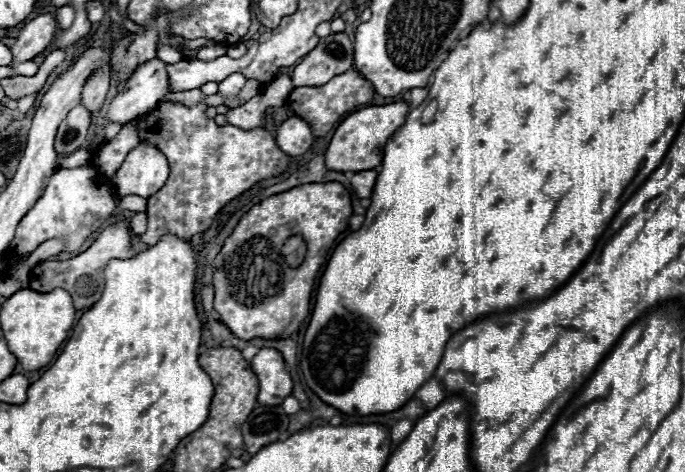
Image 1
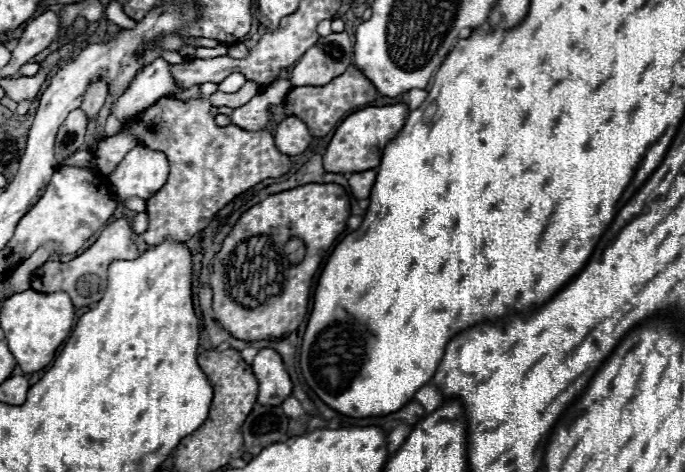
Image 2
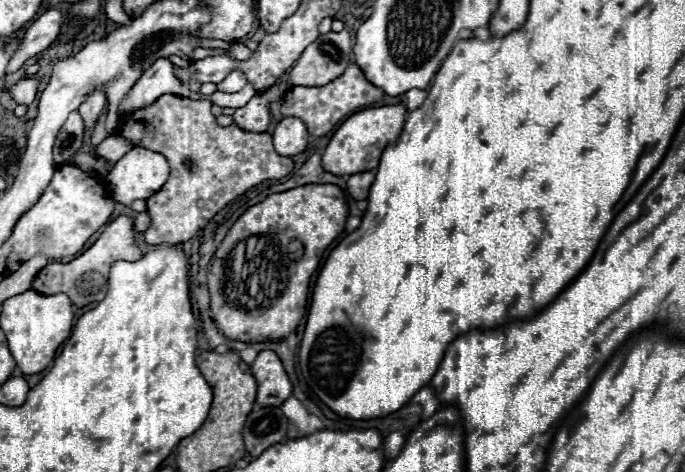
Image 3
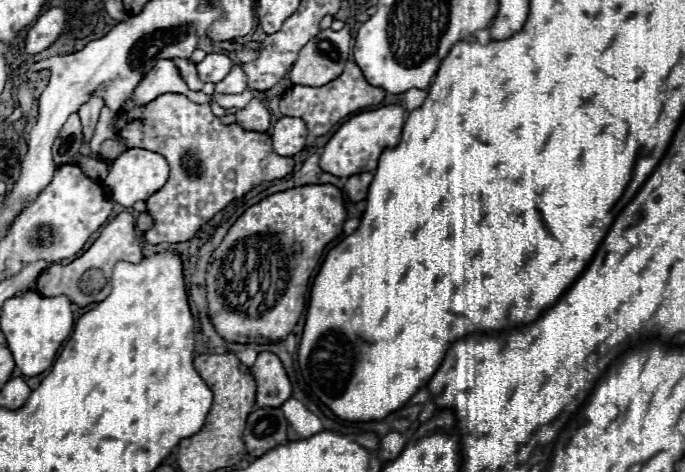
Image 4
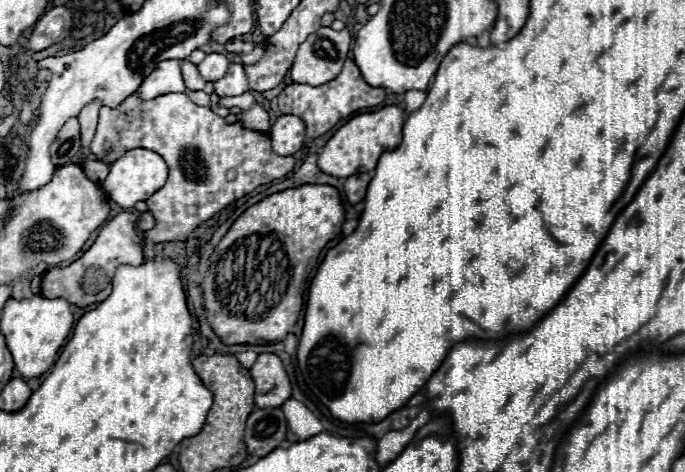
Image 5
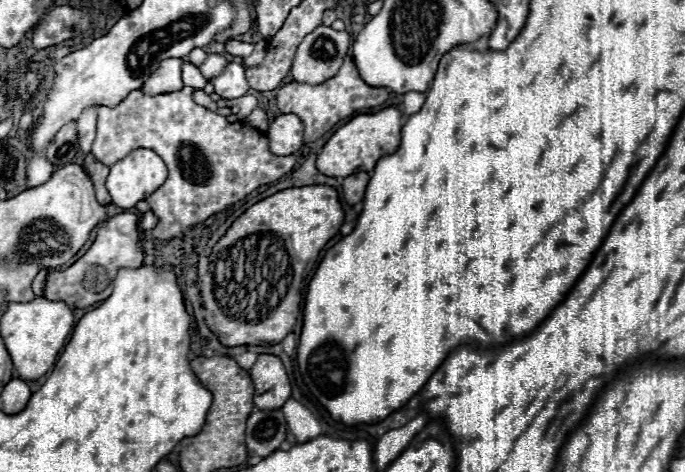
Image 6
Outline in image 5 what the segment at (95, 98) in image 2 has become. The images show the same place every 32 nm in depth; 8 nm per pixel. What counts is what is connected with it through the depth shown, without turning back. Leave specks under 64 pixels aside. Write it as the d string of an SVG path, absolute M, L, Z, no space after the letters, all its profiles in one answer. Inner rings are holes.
M92 100L90 104L86 104L80 114L78 114L78 120L80 120L80 134L82 134L82 148L88 148L92 138L94 138L94 132L96 132L96 122L98 122L98 110L102 108L102 102L100 100Z

